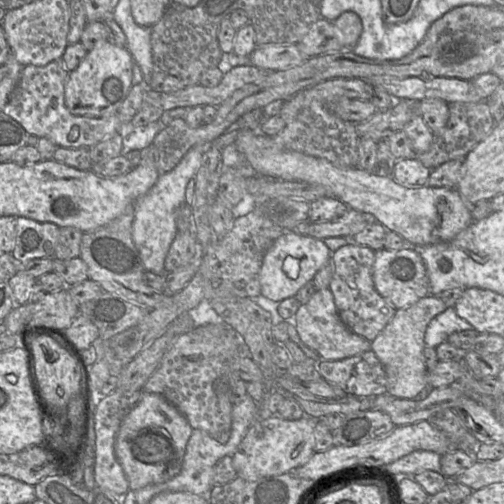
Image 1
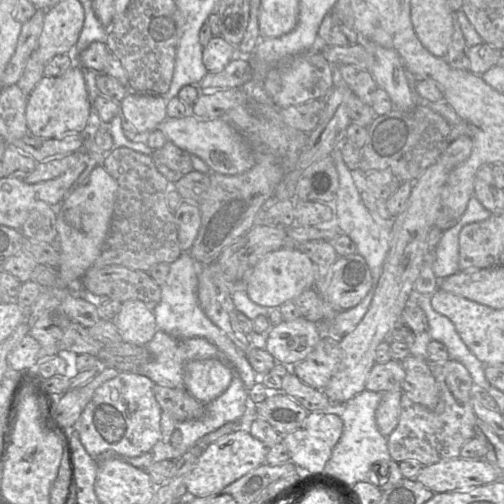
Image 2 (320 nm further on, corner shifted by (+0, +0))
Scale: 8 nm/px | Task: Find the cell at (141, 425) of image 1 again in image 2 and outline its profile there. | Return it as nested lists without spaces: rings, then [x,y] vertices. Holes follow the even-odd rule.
[[[120,372],[96,389],[73,427],[85,450],[92,457],[112,450],[122,456],[136,457],[161,439],[162,410],[153,393],[154,383],[137,373]]]

